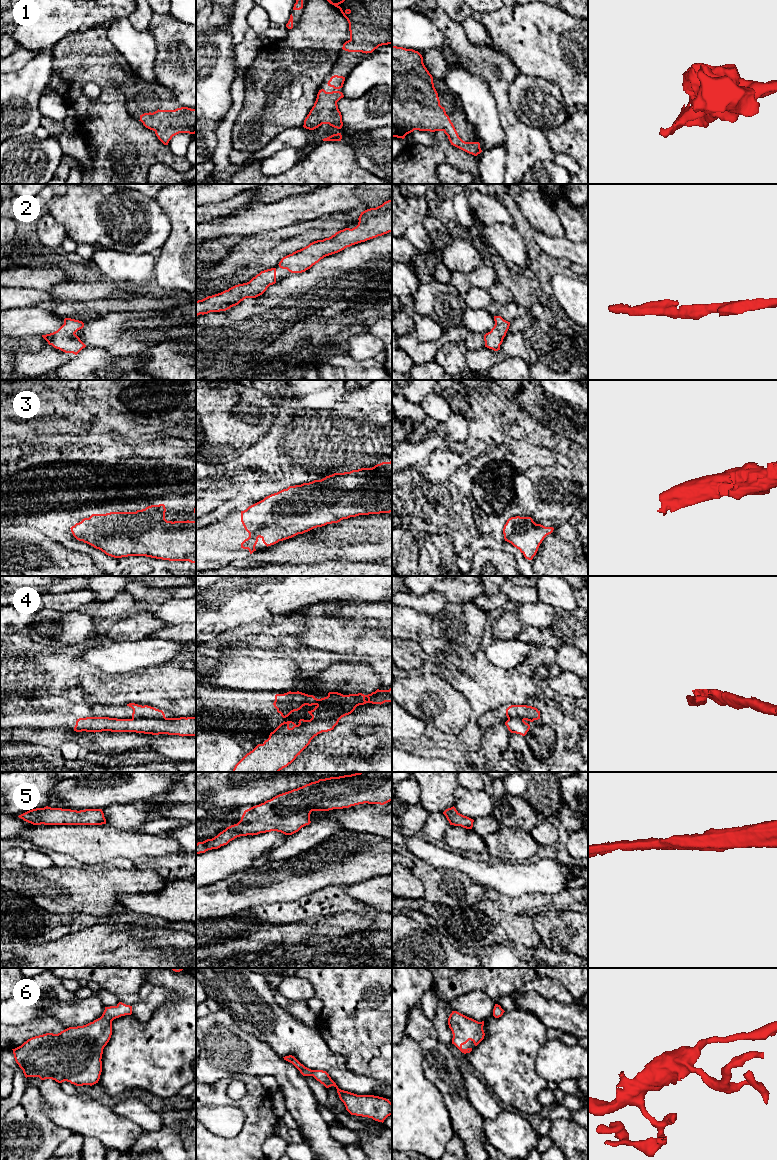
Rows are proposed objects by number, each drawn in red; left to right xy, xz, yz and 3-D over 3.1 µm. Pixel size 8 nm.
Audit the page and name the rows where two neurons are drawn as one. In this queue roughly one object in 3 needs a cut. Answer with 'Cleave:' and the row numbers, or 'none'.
Cleave: 4

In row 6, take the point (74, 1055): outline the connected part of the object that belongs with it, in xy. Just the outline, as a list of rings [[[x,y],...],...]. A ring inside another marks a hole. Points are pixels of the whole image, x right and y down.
[[[119,1002],[116,1006],[105,1007],[102,1016],[83,1026],[69,1027],[58,1034],[46,1033],[28,1039],[21,1046],[12,1049],[14,1058],[23,1070],[25,1077],[39,1077],[41,1080],[52,1079],[58,1083],[70,1082],[76,1086],[94,1085],[98,1083],[102,1072],[103,1049],[112,1035],[112,1021],[116,1018],[132,1014],[132,1006]]]

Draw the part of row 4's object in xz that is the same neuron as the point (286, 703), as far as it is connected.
[[[289,691],[284,694],[276,694],[273,705],[277,709],[277,712],[280,713],[283,718],[286,718],[292,712],[300,710],[305,705],[312,706],[326,704],[332,706],[334,704],[347,703],[348,700],[341,699],[343,696],[343,694],[337,693],[334,699],[330,699],[328,696],[317,699],[313,695],[308,695],[299,691]]]

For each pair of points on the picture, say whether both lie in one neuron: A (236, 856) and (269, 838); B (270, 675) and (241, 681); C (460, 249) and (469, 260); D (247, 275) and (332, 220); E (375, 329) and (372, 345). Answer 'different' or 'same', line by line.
A: same
B: same
C: same
D: same
E: different

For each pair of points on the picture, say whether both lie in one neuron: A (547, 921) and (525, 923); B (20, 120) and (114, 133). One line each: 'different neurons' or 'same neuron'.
A: different neurons
B: different neurons

